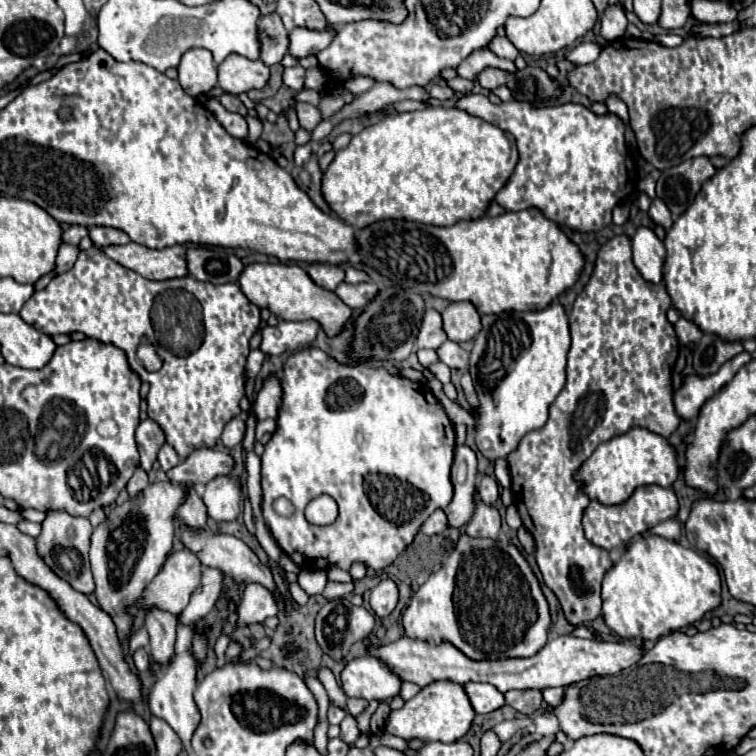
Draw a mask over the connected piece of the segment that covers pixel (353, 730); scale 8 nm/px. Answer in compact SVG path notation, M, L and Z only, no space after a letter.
M346 715L344 721L340 723L340 739L346 741L348 745L352 745L358 739L358 735L360 735L360 731L356 727L356 719L352 715Z

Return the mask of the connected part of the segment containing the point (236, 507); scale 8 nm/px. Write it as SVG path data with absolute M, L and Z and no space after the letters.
M218 475L212 479L204 489L202 501L208 517L212 517L216 523L234 521L240 515L240 491L228 475Z

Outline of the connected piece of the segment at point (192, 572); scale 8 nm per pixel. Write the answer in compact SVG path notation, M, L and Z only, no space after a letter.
M182 549L182 551L176 551L176 553L170 553L162 565L162 569L158 571L156 579L152 579L152 583L148 583L148 587L144 589L144 595L140 595L140 599L134 603L134 611L142 611L142 613L148 613L152 609L160 609L160 611L168 611L168 613L182 613L182 609L188 605L190 601L190 595L198 589L200 585L200 575L202 575L202 565L200 565L200 559L188 551L188 549Z

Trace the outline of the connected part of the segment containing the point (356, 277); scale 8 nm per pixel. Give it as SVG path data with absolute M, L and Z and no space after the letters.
M348 267L348 269L346 269L346 281L348 281L348 283L362 283L362 281L370 281L370 277L368 277L368 273L362 271L362 269Z

